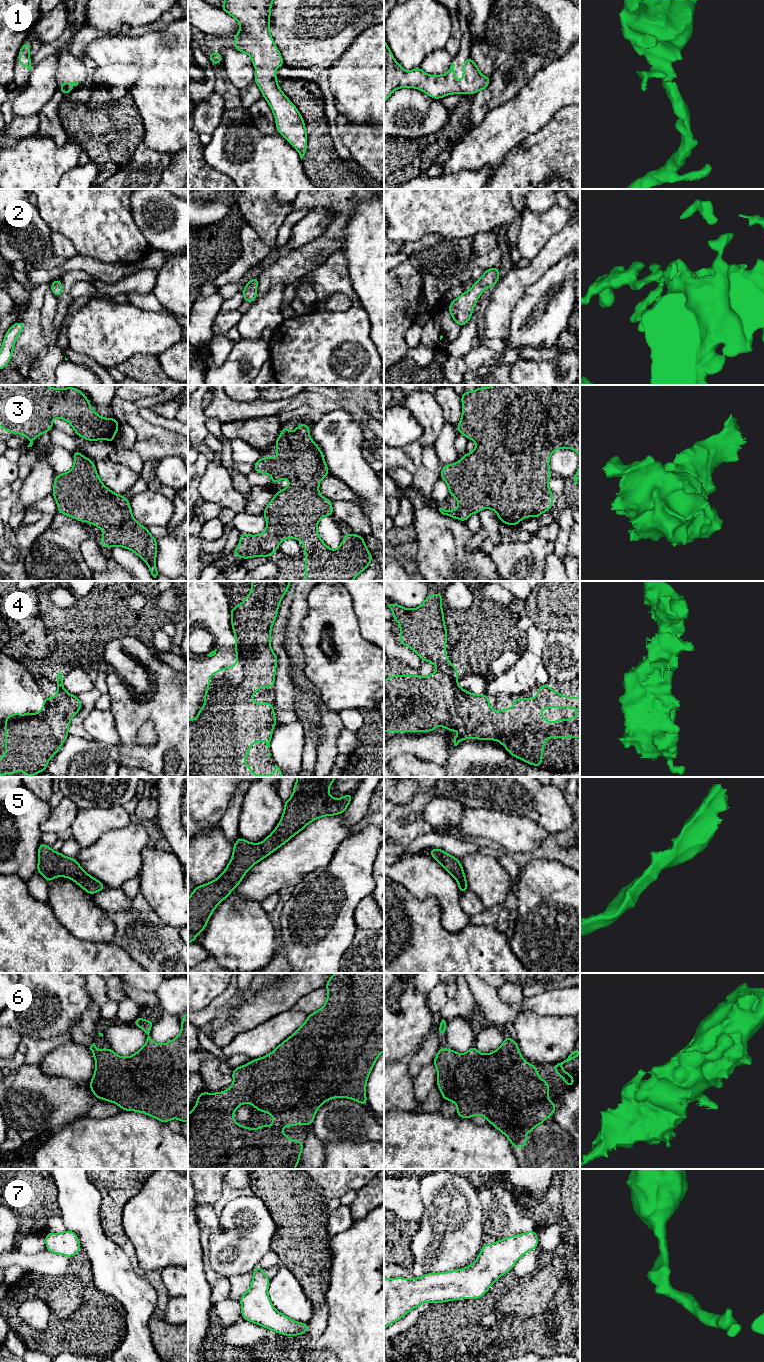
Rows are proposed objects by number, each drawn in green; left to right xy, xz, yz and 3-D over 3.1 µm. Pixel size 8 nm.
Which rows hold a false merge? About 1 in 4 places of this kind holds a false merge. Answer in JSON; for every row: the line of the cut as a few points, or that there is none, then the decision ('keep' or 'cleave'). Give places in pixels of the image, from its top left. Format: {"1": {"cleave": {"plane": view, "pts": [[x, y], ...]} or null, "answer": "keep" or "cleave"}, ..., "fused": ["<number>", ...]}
{"1": {"cleave": null, "answer": "keep"}, "2": {"cleave": null, "answer": "keep"}, "3": {"cleave": null, "answer": "keep"}, "4": {"cleave": null, "answer": "keep"}, "5": {"cleave": null, "answer": "keep"}, "6": {"cleave": {"plane": "xz", "pts": [[295, 1032], [312, 1049], [345, 1046], [347, 1068], [367, 1077]]}, "answer": "cleave"}, "7": {"cleave": null, "answer": "keep"}, "fused": ["6"]}

